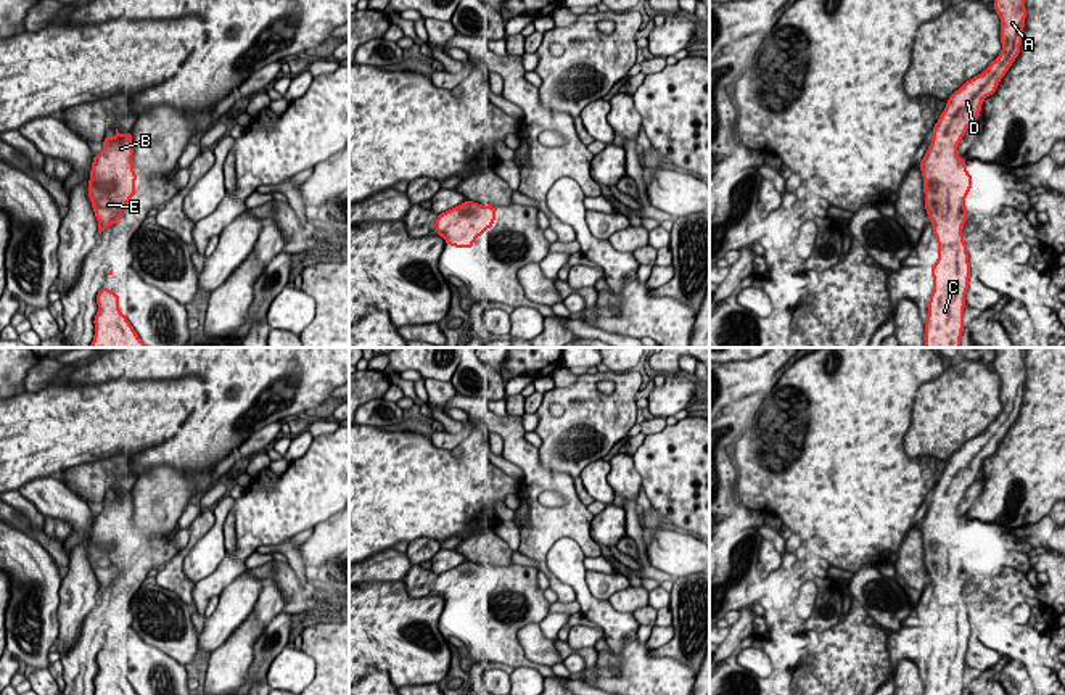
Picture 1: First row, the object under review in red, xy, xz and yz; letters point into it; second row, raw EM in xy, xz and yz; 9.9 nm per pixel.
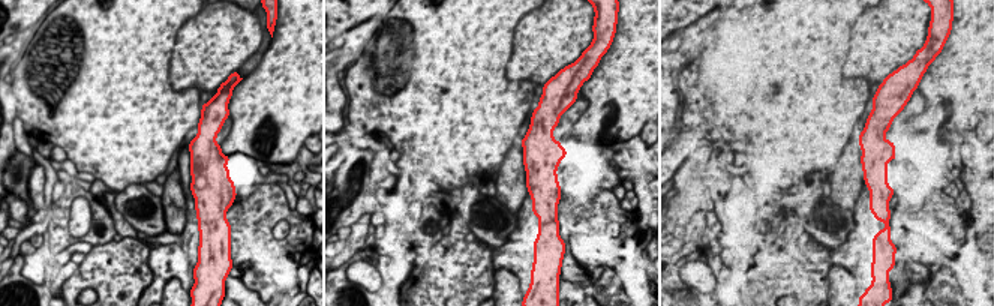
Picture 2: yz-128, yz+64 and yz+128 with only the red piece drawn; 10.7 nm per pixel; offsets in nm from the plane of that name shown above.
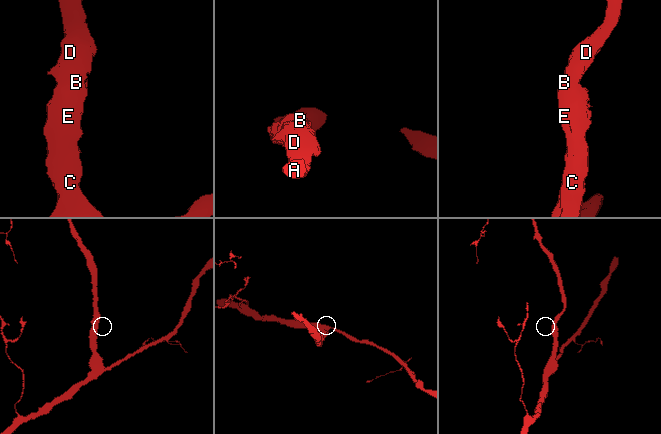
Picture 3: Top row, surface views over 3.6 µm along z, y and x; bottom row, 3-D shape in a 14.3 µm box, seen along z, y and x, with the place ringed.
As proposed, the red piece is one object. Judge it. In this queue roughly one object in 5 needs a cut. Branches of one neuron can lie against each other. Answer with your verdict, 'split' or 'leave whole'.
leave whole

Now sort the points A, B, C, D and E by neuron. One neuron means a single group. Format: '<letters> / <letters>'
A B C D E

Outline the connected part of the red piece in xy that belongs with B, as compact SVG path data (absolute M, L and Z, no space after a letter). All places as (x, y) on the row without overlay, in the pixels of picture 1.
M116 489L116 497L106 496L101 504L105 507L93 516L88 541L88 558L100 594L121 579L127 563L135 557L135 541L138 539L134 533L130 492L119 494Z

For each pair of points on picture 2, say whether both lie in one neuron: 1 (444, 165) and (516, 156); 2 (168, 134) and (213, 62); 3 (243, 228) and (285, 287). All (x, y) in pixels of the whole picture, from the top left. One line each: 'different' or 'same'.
1: different
2: different
3: same

